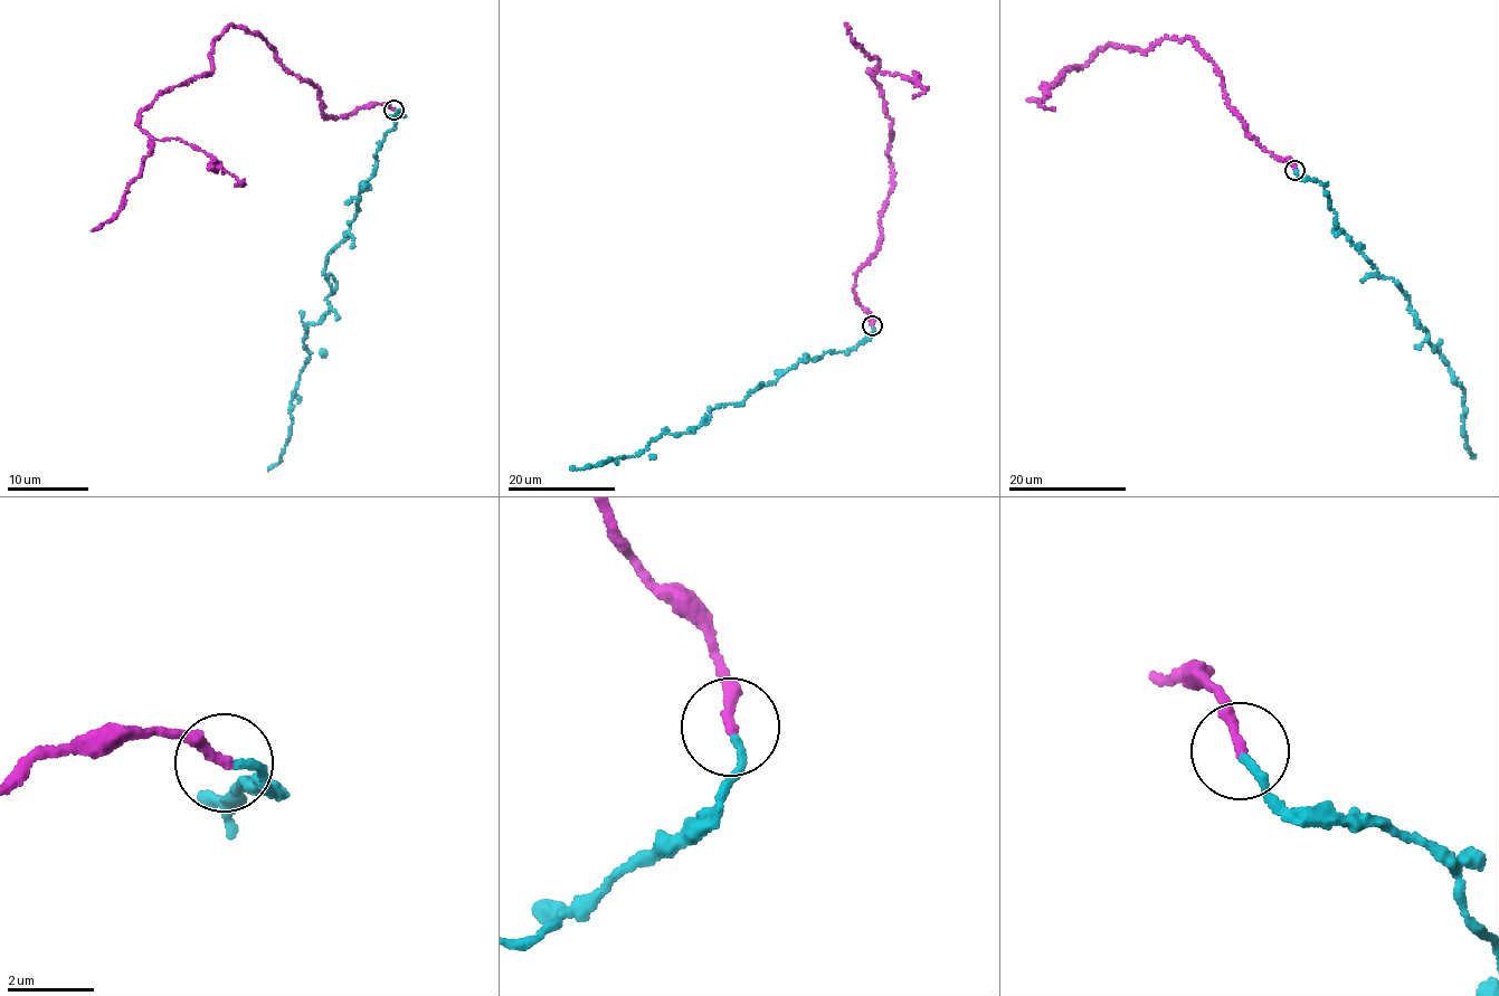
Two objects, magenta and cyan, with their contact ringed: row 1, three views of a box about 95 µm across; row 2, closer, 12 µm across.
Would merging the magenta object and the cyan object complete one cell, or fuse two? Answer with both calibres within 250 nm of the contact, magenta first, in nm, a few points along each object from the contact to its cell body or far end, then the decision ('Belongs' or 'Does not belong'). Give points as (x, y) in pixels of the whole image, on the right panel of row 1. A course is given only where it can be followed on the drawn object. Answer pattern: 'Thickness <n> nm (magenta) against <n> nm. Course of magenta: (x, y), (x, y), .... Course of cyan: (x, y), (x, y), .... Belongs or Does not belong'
Thickness 240 nm (magenta) against 160 nm. Course of magenta: (1294, 170), (1248, 132), (1192, 38), (1164, 37), (1145, 51), (1100, 47), (1049, 86), (1040, 104), (1054, 110). Course of cyan: (1296, 170), (1324, 186), (1335, 224), (1406, 295), (1426, 341), (1463, 389), (1472, 457). Does not belong

